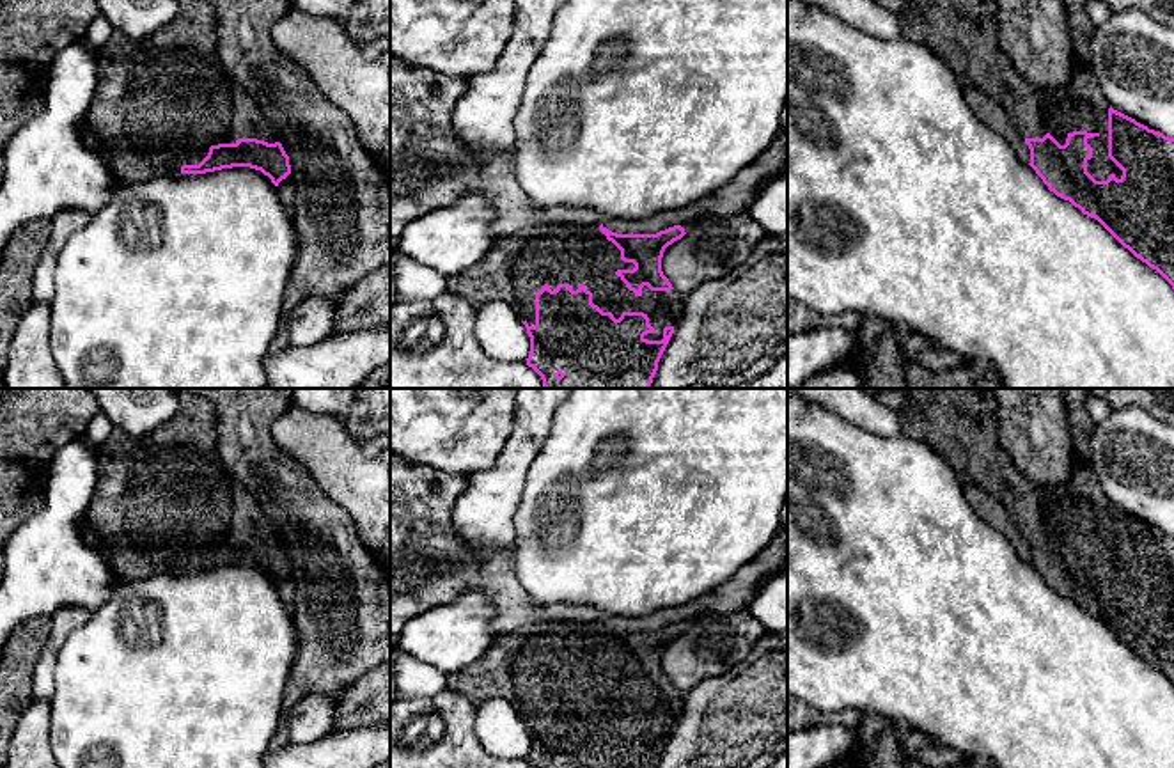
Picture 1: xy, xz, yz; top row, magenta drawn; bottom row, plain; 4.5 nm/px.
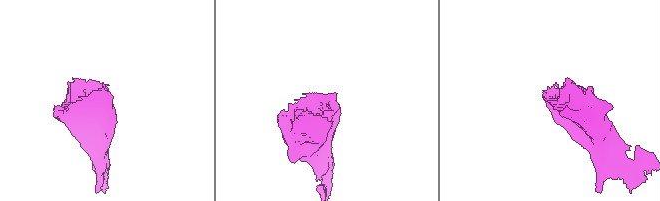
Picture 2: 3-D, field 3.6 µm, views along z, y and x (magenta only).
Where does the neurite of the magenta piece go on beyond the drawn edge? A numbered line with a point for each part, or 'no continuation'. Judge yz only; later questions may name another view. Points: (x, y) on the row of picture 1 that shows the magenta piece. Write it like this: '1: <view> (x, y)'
1: yz (962, 32)

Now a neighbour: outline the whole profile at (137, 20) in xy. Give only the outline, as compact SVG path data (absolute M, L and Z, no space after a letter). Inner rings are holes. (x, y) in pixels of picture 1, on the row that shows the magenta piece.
M96 0L113 30L140 41L177 18L179 0Z

